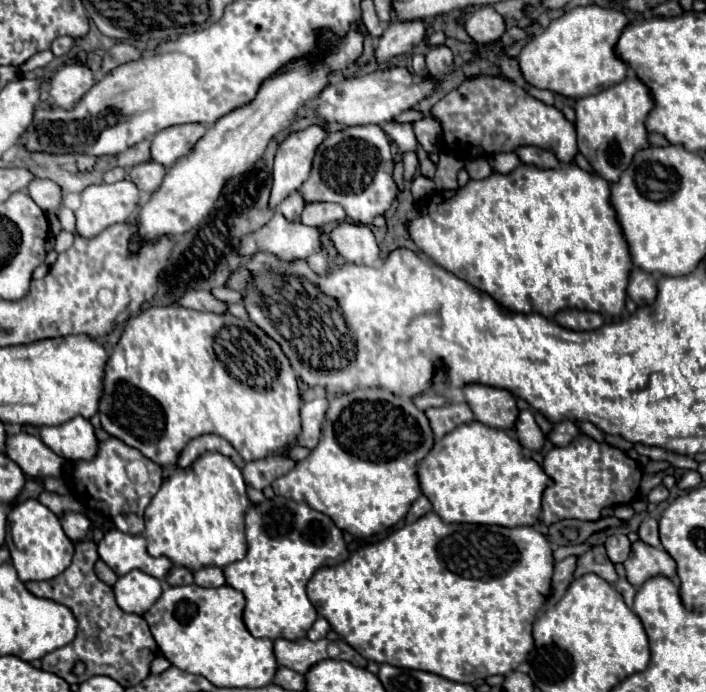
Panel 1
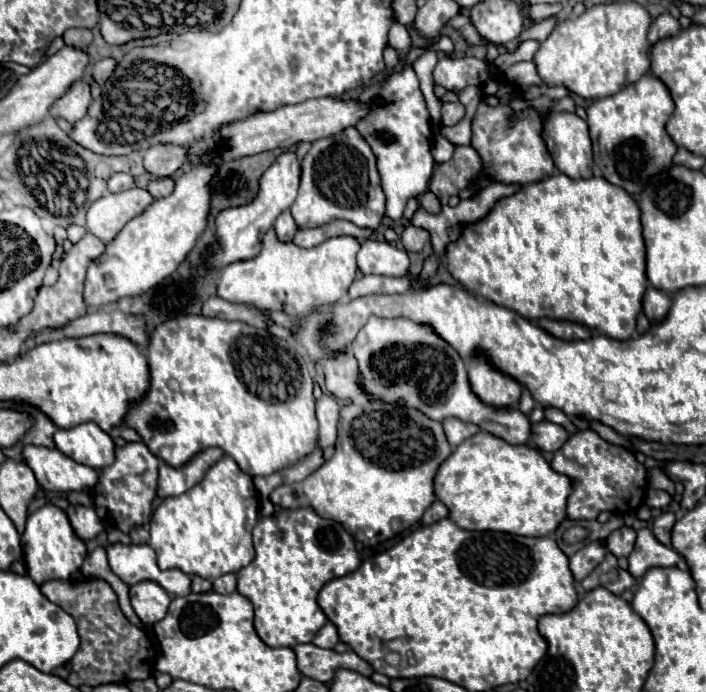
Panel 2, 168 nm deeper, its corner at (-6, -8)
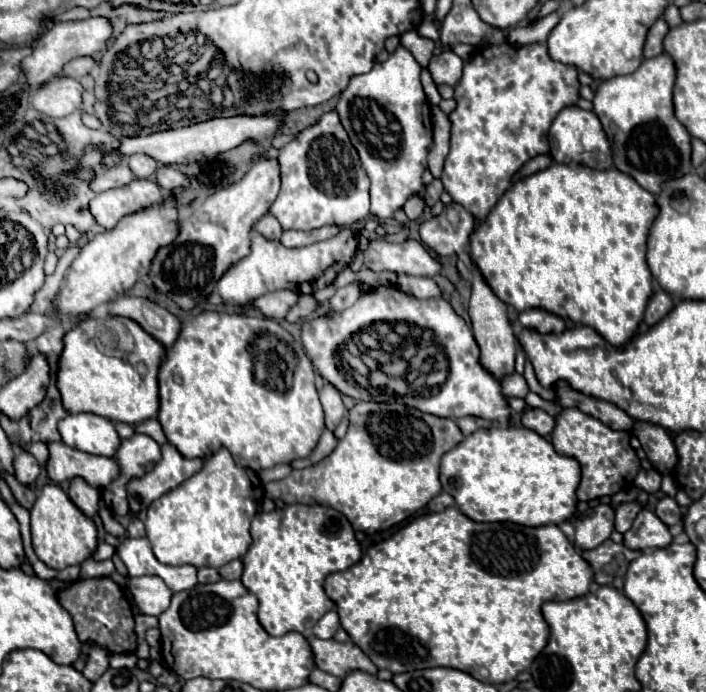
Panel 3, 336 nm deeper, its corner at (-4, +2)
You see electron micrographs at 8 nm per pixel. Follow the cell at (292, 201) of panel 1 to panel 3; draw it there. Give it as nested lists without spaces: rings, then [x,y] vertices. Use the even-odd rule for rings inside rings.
[[[272,214],[262,216],[262,218],[254,224],[254,230],[256,230],[258,234],[262,234],[264,238],[268,238],[268,240],[278,240],[278,238],[282,236],[282,228],[280,228],[280,224],[276,222],[276,218],[272,218]]]

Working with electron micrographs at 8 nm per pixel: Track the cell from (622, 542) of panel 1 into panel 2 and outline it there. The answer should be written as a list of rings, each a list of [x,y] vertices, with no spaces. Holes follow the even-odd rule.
[[[626,526],[620,530],[614,530],[606,538],[606,546],[616,558],[630,556],[630,552],[634,550],[634,542],[636,542],[636,532],[632,528],[626,528]]]

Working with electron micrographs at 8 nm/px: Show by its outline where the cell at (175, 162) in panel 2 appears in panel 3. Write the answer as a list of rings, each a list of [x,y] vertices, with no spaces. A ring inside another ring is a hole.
[[[134,154],[132,158],[128,158],[128,168],[132,170],[132,174],[136,178],[150,178],[156,170],[158,162],[154,158],[148,158],[146,154]]]

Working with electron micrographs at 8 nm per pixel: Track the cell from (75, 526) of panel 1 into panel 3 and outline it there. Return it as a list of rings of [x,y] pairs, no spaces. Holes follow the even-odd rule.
[[[74,478],[70,482],[70,490],[68,496],[72,498],[72,502],[76,502],[76,506],[80,506],[80,510],[84,510],[84,514],[88,514],[90,518],[98,514],[100,510],[100,490],[90,486],[84,478]]]

